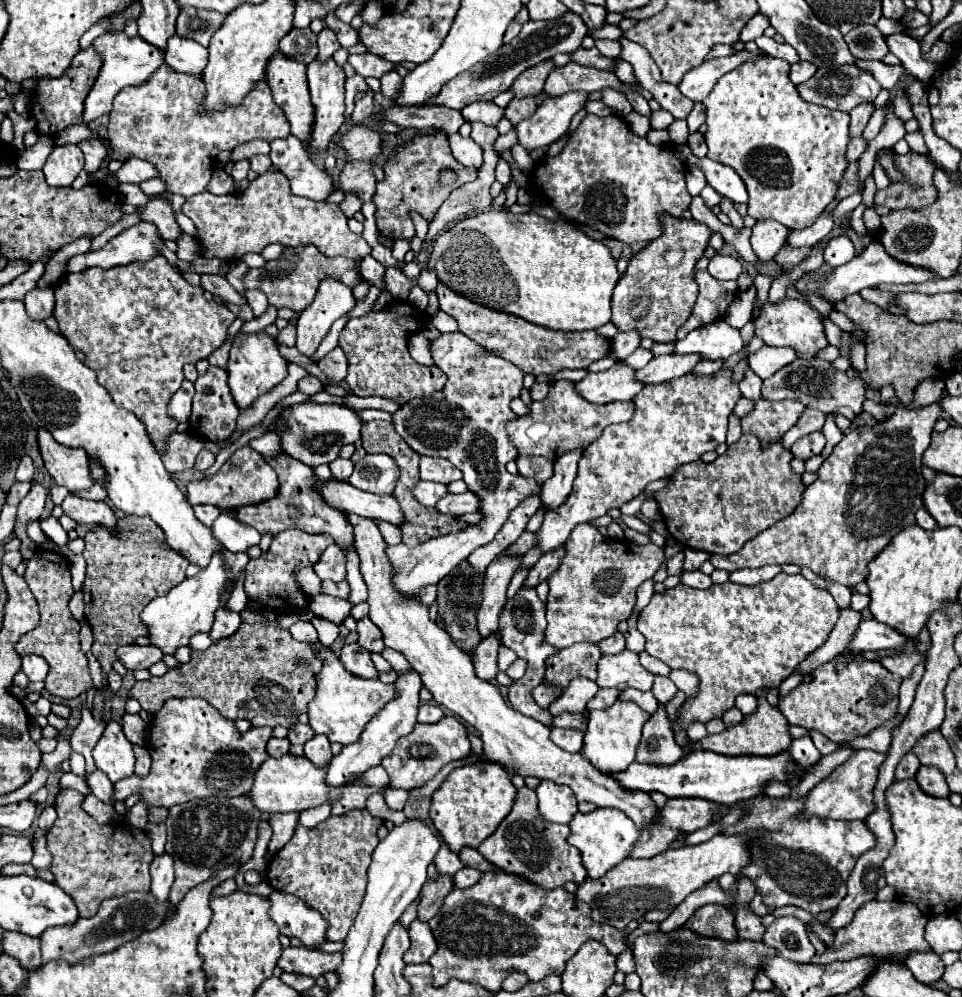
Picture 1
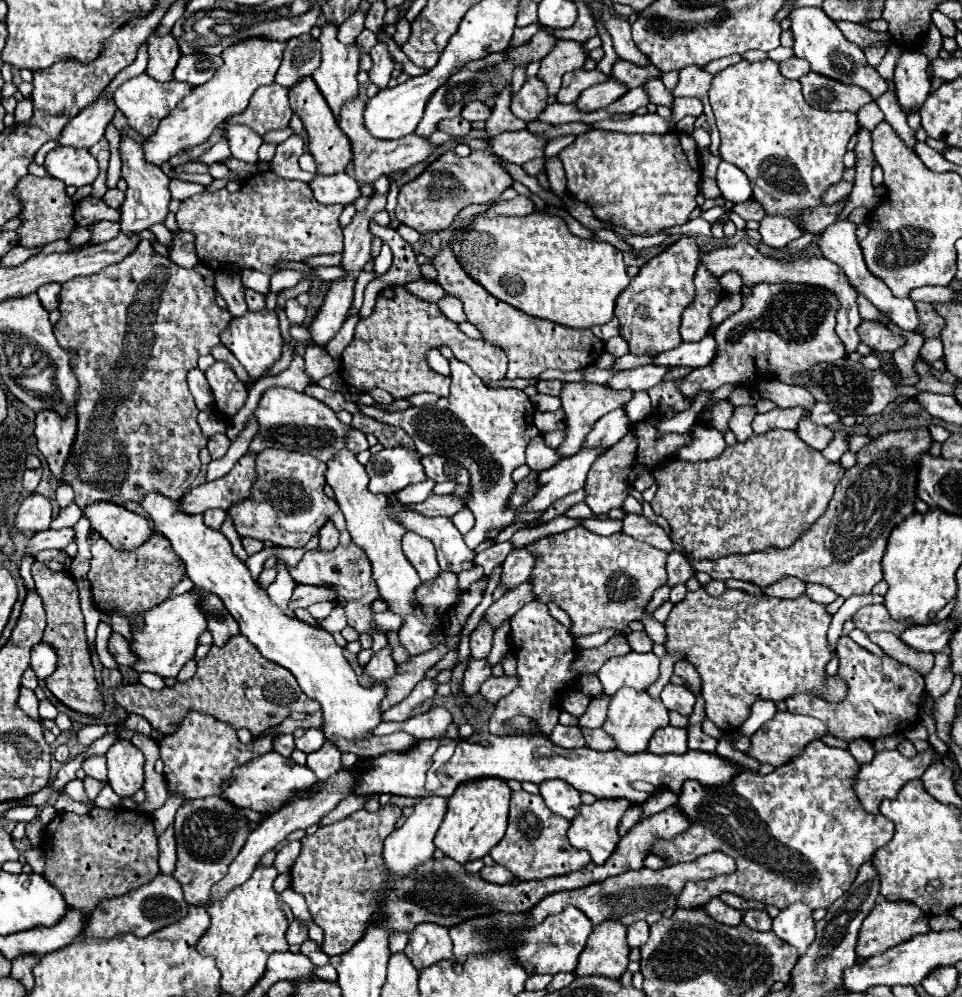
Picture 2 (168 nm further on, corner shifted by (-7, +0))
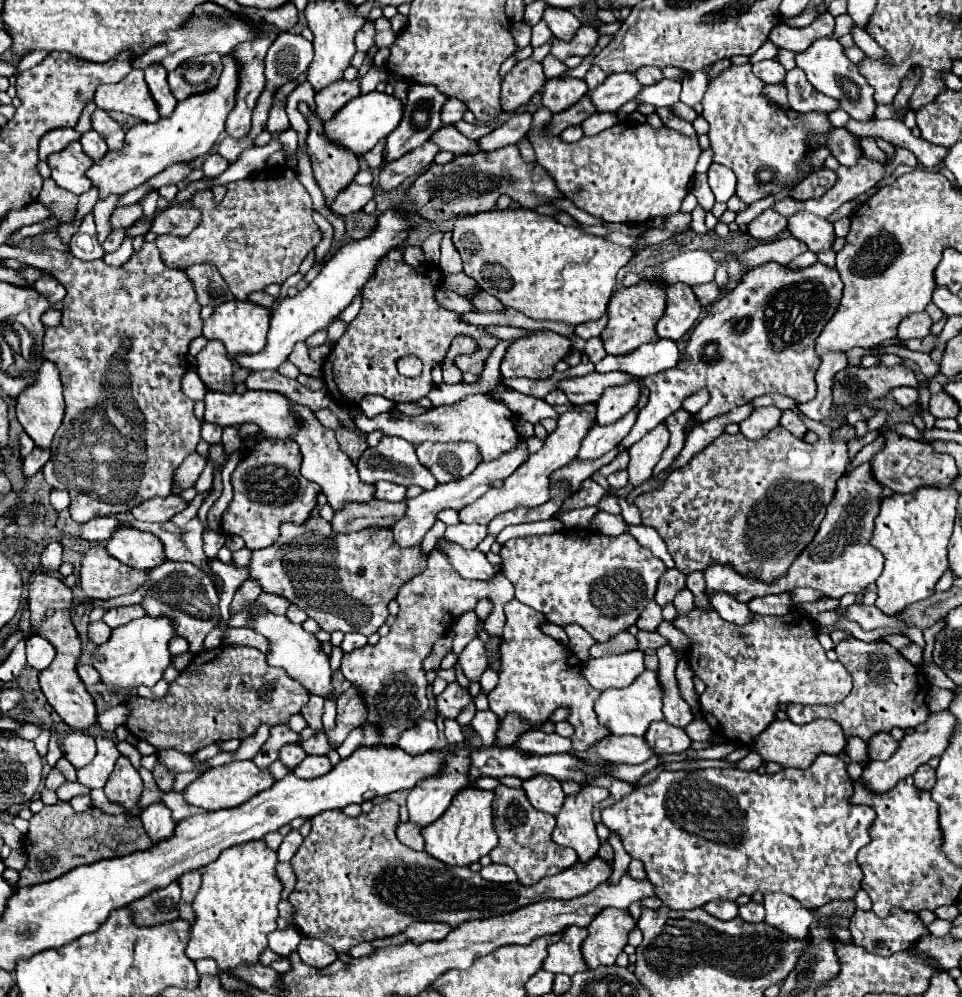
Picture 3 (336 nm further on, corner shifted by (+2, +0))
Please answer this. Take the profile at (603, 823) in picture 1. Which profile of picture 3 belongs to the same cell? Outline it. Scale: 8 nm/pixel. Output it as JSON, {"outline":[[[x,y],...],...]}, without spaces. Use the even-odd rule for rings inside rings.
{"outline":[[[585,785],[577,795],[567,795],[561,811],[555,815],[557,825],[551,839],[561,847],[575,849],[581,863],[587,863],[587,859],[595,857],[599,851],[591,809],[605,797],[609,797],[607,789]]]}

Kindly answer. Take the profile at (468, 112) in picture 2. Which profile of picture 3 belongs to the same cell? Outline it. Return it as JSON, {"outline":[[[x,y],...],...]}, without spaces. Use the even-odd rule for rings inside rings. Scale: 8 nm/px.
{"outline":[[[447,99],[443,109],[441,109],[441,121],[443,121],[443,125],[453,125],[453,123],[461,121],[465,109],[467,109],[465,103],[461,103],[459,99]]]}

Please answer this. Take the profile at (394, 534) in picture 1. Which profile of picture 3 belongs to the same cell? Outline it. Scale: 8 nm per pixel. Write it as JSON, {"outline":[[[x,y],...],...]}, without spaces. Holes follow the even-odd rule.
{"outline":[[[521,439],[521,443],[517,443],[511,451],[499,455],[497,459],[493,461],[483,461],[479,463],[479,467],[465,479],[457,479],[457,481],[451,481],[451,483],[445,483],[445,485],[439,485],[431,491],[423,491],[419,497],[413,497],[413,499],[407,499],[407,511],[405,515],[391,527],[393,535],[395,535],[395,541],[401,545],[401,547],[413,547],[415,543],[421,543],[423,535],[433,527],[433,523],[437,521],[437,513],[441,509],[463,509],[469,501],[473,503],[477,497],[481,497],[485,491],[491,489],[491,483],[497,481],[497,479],[507,479],[519,465],[523,465],[529,457],[529,449],[527,449],[527,441]]]}

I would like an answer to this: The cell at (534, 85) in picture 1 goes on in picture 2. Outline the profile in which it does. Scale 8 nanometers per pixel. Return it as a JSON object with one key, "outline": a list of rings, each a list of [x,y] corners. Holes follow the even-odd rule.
{"outline":[[[560,41],[558,47],[554,47],[546,59],[542,59],[540,63],[540,71],[538,71],[538,79],[546,83],[548,87],[548,95],[556,95],[560,89],[560,81],[562,75],[568,71],[576,71],[584,65],[586,55],[582,49],[582,43],[578,41]]]}

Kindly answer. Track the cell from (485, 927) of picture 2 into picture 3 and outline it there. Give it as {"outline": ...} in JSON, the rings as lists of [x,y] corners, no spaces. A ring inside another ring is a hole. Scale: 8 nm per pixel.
{"outline":[[[569,927],[563,935],[563,939],[557,945],[549,945],[549,957],[543,963],[543,969],[549,973],[565,973],[565,975],[575,975],[579,971],[587,971],[583,953],[581,953],[581,943],[587,937],[587,929],[581,927]]]}

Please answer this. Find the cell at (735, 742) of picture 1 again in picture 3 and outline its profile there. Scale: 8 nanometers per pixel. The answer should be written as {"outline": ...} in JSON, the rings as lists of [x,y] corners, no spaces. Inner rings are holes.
{"outline":[[[775,719],[775,723],[771,723],[771,727],[767,731],[763,731],[763,735],[759,735],[759,739],[755,739],[753,749],[765,761],[775,761],[775,763],[781,763],[783,767],[807,769],[815,761],[815,757],[821,753],[839,755],[841,737],[843,737],[843,729],[835,721],[813,721],[807,725],[795,725],[789,719],[787,721]]]}

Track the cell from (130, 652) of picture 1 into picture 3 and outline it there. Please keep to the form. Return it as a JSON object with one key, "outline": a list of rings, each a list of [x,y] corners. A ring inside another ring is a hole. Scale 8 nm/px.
{"outline":[[[101,619],[95,621],[95,623],[89,623],[89,639],[99,645],[99,643],[105,643],[111,635],[111,627],[105,625]]]}

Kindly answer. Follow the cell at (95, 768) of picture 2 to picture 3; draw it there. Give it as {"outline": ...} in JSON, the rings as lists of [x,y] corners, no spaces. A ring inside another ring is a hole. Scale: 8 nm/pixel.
{"outline":[[[69,731],[63,739],[63,755],[75,769],[81,769],[95,757],[95,739],[79,731]]]}

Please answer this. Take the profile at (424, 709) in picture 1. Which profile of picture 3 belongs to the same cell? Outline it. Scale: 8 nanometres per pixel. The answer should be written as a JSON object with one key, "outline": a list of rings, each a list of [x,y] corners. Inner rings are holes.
{"outline":[[[421,719],[411,731],[405,731],[399,739],[399,745],[409,755],[423,755],[433,749],[437,743],[437,725],[435,721]]]}

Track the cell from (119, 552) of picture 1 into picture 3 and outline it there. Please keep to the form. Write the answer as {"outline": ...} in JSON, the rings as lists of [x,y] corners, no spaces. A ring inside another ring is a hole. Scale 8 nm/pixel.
{"outline":[[[91,547],[81,561],[81,587],[85,597],[107,601],[127,595],[147,581],[147,571],[135,571],[113,559],[103,547]]]}

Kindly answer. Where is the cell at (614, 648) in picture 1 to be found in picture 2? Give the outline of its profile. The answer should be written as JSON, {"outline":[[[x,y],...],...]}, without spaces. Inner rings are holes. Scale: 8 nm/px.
{"outline":[[[632,631],[626,635],[626,639],[628,639],[630,649],[636,653],[648,653],[652,649],[652,641],[644,631]]]}

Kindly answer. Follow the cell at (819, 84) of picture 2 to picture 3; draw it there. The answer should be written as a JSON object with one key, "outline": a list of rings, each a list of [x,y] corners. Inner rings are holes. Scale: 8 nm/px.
{"outline":[[[797,67],[787,71],[785,75],[785,87],[789,93],[789,107],[797,113],[829,113],[833,109],[837,109],[839,103],[835,103],[835,99],[817,93],[811,83],[807,83],[803,71],[799,71]]]}

